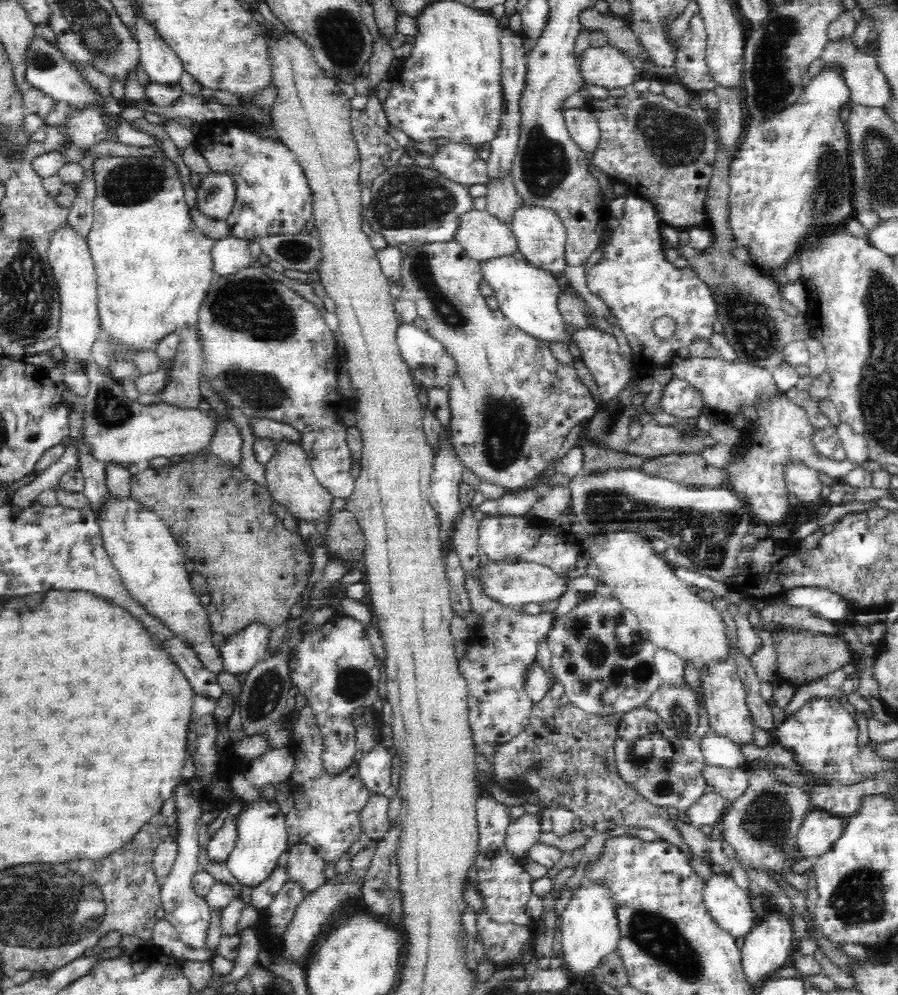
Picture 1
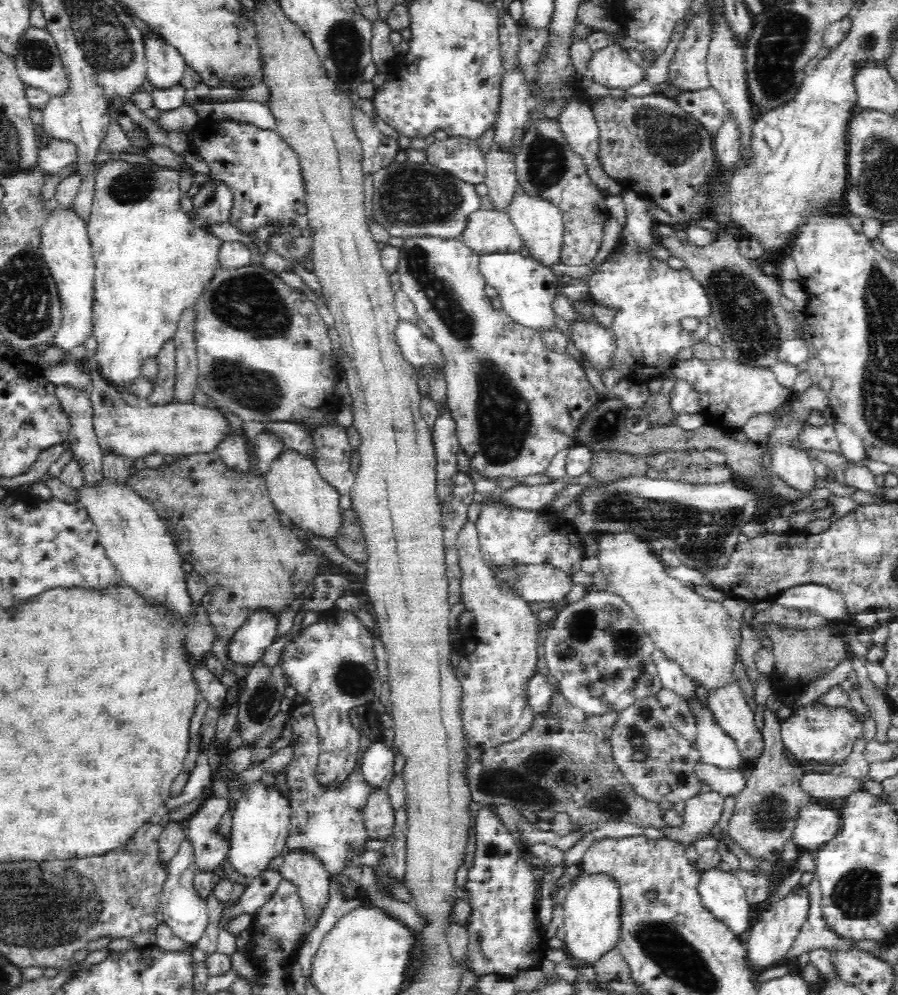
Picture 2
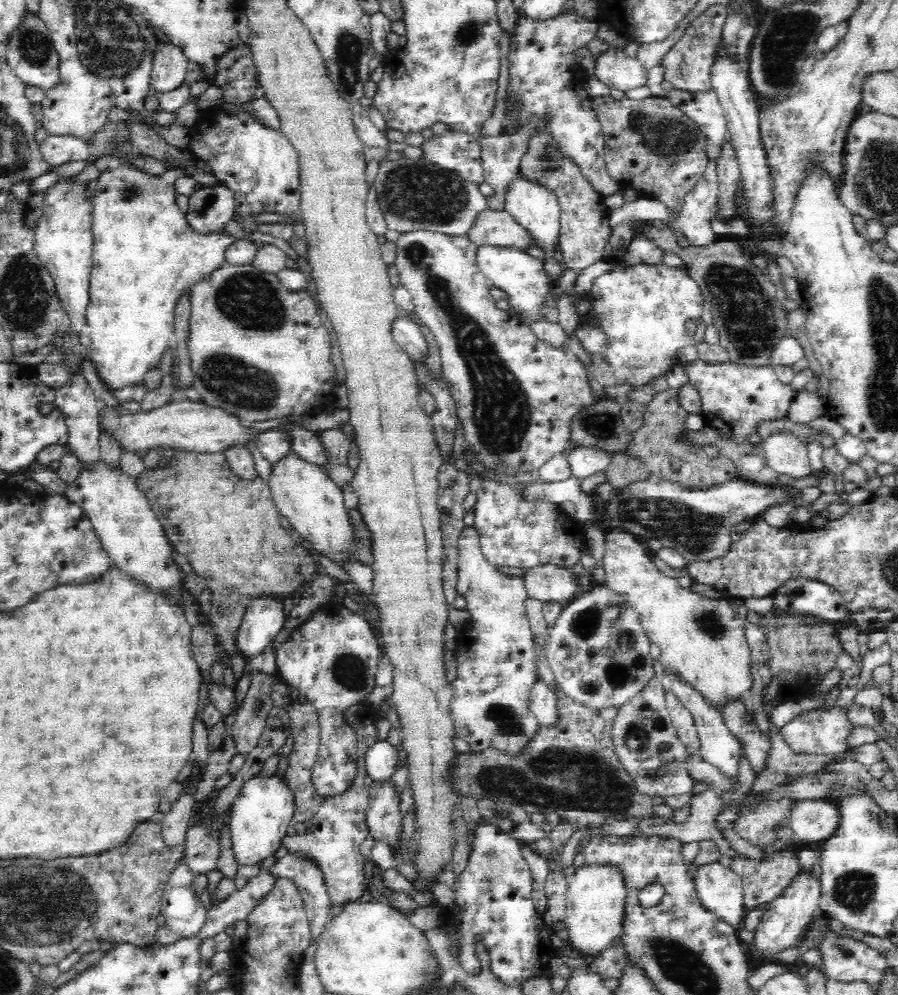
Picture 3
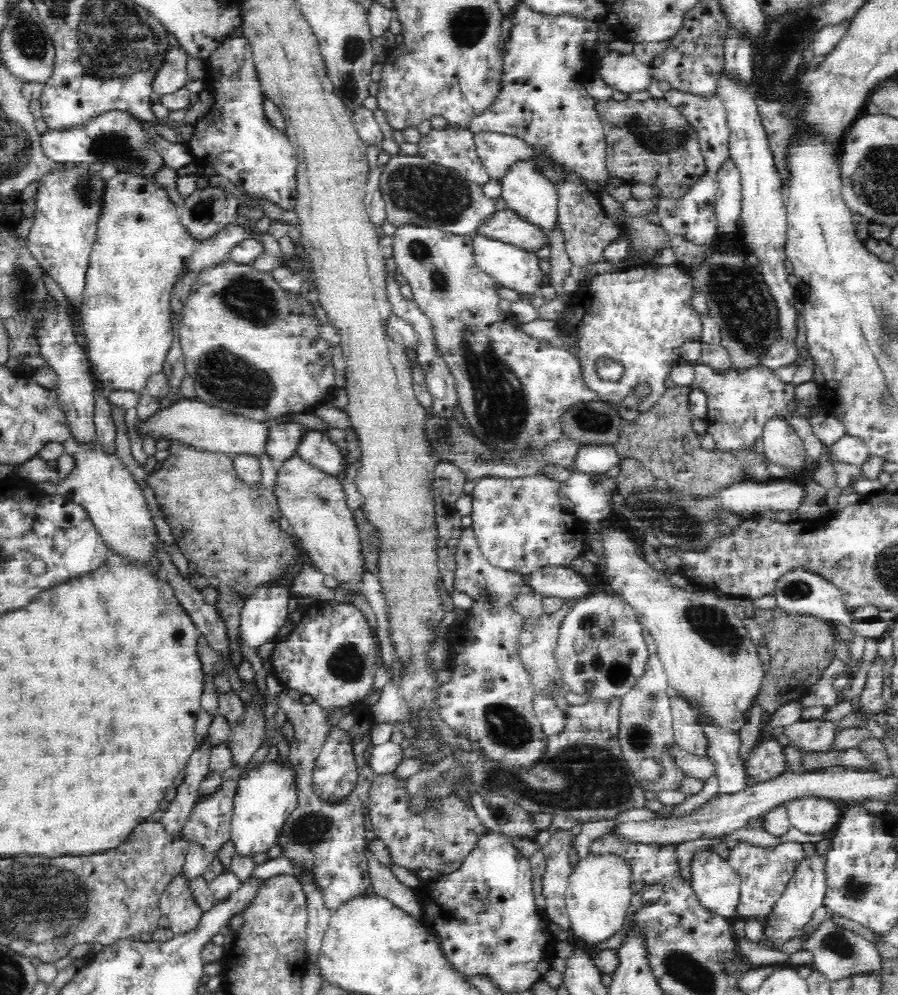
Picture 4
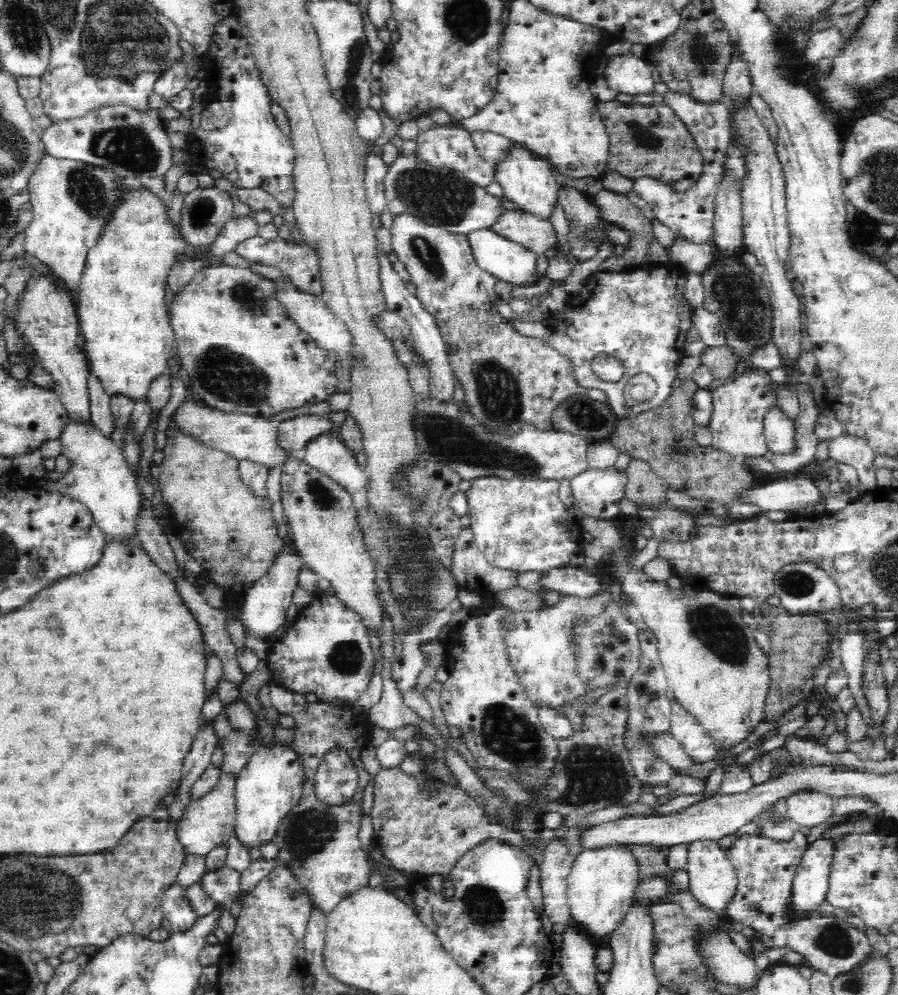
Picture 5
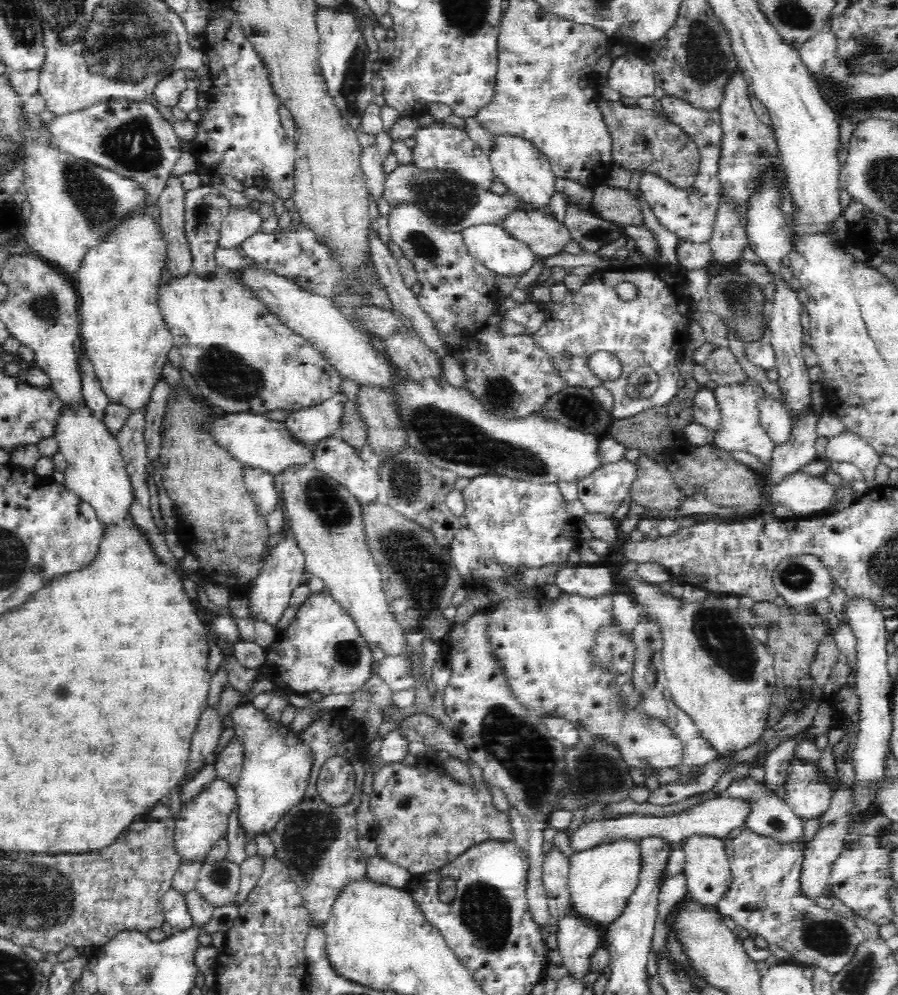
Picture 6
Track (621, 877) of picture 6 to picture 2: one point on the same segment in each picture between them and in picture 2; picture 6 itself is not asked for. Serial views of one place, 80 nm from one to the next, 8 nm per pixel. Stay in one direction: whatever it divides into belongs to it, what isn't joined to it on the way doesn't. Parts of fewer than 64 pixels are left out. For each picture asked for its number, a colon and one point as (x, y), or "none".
2: (592, 923)
3: (596, 896)
4: (600, 887)
5: (601, 884)

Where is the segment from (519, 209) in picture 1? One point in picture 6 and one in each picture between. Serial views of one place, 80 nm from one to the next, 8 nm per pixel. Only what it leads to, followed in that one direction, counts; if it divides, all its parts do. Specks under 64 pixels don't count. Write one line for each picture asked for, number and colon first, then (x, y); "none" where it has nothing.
2: (539, 221)
3: (530, 203)
4: (525, 189)
5: (526, 179)
6: (517, 162)

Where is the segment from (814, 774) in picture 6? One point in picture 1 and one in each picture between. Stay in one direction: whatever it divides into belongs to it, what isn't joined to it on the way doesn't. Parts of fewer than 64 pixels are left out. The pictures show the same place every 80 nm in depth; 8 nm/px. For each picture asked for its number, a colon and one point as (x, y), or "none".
1: (820, 828)
2: (816, 822)
3: (812, 821)
4: (812, 815)
5: (808, 808)

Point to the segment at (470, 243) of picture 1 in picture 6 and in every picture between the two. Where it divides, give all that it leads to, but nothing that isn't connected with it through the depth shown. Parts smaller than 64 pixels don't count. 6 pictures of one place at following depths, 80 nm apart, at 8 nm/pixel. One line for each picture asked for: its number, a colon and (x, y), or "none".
2: (487, 230)
3: (493, 227)
4: (506, 225)
5: (526, 228)
6: (546, 236)

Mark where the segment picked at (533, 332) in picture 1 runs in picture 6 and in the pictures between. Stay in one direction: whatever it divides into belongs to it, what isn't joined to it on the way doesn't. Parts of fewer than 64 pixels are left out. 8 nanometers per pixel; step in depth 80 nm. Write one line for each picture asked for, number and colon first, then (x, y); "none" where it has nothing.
2: (526, 288)
3: (521, 276)
4: (514, 268)
5: (508, 261)
6: (505, 255)

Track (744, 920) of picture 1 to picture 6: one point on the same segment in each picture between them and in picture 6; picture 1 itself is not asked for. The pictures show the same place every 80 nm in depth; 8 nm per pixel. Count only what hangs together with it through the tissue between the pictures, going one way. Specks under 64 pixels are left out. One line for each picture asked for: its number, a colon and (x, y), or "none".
2: (721, 893)
3: (720, 890)
4: (716, 884)
5: (712, 879)
6: (706, 869)

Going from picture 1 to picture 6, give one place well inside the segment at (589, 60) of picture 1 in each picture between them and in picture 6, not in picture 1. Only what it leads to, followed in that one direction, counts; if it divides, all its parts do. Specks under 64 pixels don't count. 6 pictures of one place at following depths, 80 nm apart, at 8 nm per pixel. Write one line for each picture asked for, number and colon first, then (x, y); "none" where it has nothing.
2: (611, 67)
3: (615, 69)
4: (624, 73)
5: (628, 74)
6: (629, 75)

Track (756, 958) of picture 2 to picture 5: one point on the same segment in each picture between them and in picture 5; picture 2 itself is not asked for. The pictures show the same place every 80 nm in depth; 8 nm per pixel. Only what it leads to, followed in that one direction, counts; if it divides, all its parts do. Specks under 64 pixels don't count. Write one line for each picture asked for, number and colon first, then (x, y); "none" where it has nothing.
3: (784, 919)
4: (805, 892)
5: (811, 881)

